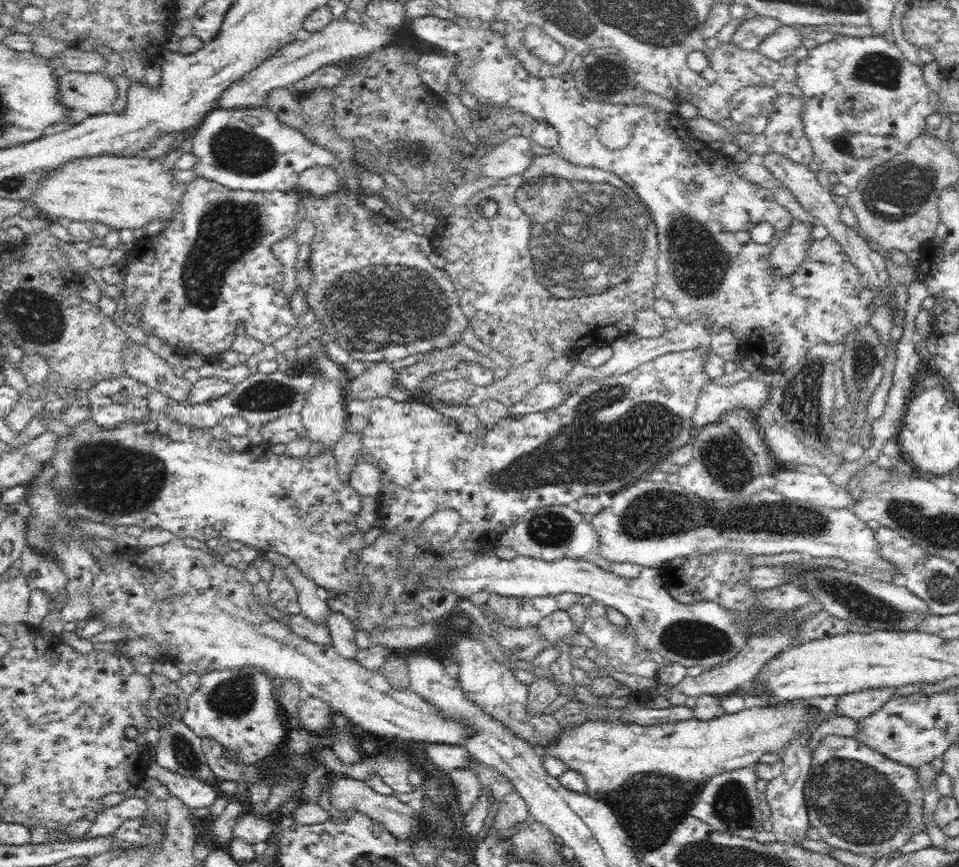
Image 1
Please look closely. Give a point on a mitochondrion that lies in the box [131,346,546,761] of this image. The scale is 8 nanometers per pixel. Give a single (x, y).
(236, 695)

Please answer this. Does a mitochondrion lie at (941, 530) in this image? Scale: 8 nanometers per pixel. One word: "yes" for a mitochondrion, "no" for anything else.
yes

